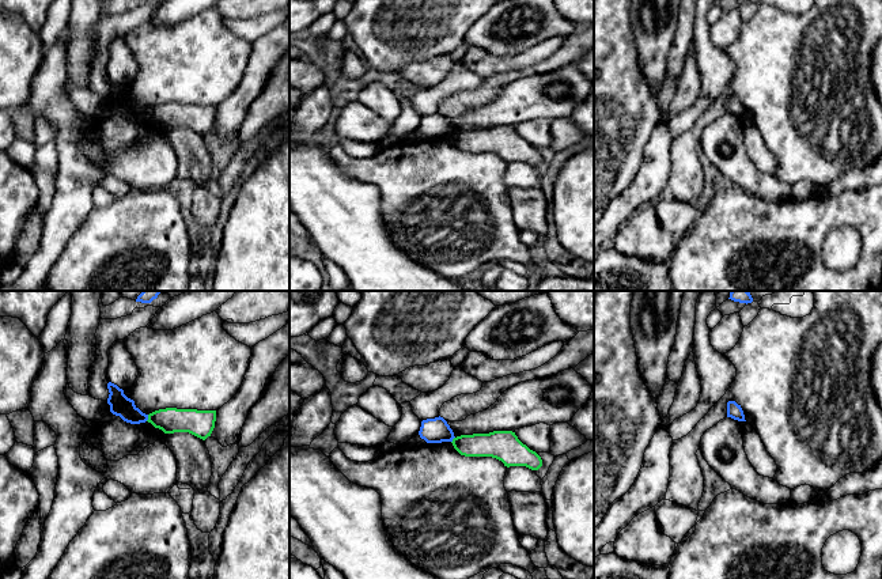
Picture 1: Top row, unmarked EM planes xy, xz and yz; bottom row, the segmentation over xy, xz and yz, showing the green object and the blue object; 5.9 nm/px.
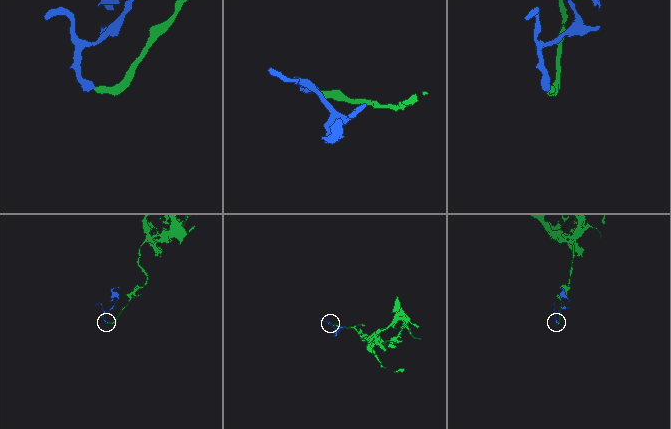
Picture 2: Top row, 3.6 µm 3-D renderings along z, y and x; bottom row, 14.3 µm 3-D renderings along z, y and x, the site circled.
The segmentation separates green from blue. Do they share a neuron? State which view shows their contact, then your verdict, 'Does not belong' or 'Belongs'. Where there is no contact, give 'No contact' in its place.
Touches green in xy. Does not belong

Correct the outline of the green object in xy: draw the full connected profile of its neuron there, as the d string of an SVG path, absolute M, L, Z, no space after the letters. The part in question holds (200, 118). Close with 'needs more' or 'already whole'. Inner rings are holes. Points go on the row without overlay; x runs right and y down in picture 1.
M166 103L149 109L147 117L164 129L189 128L205 136L215 124L216 106Z; already whole

